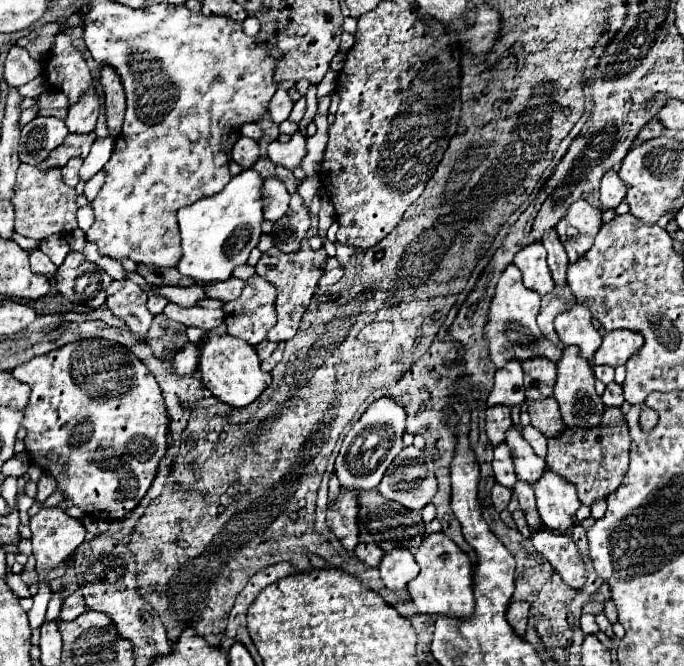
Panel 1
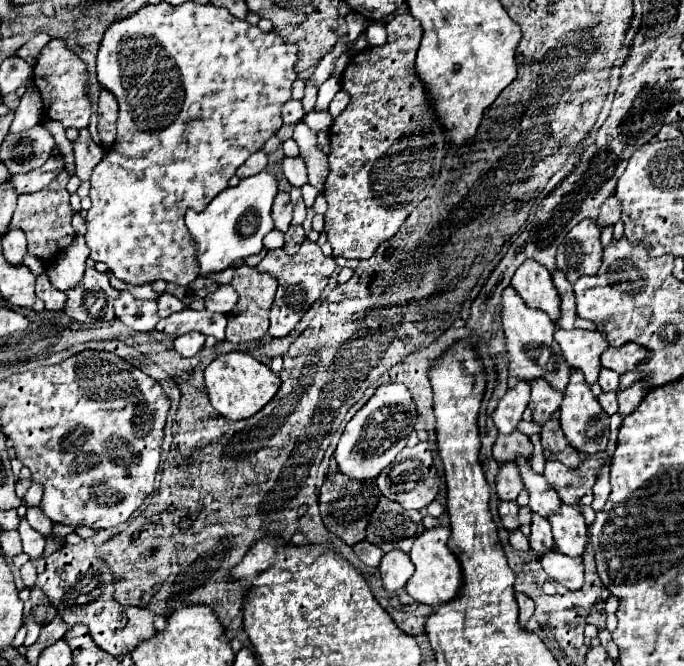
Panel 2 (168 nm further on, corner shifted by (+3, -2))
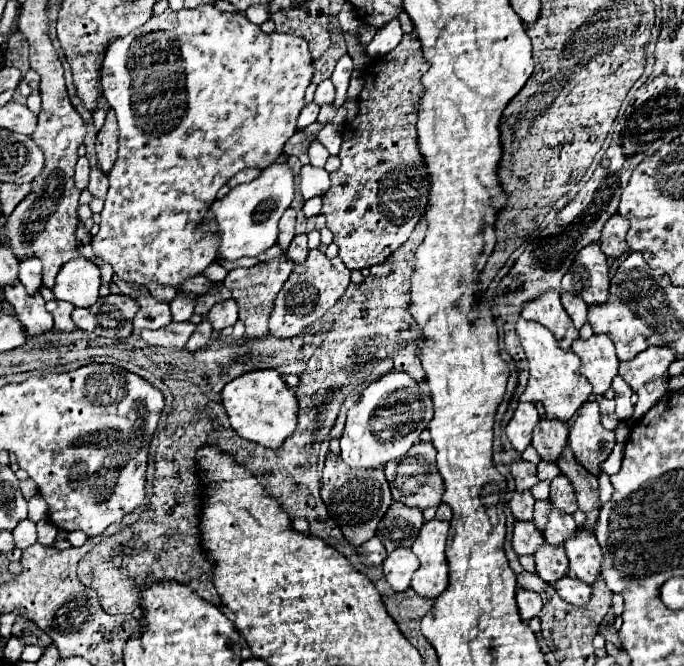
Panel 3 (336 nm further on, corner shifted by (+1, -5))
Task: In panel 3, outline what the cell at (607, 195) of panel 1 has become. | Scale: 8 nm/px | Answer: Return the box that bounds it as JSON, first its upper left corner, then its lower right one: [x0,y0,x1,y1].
[600,214,630,258]

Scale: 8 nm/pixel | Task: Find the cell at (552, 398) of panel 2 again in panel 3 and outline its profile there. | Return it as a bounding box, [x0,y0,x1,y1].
[532,418,568,462]

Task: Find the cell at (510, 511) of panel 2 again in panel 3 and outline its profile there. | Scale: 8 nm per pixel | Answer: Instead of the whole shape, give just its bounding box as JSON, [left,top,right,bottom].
[512,520,544,554]

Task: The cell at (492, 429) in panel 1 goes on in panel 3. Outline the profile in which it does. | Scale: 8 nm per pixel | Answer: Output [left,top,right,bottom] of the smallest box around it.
[510,458,538,492]

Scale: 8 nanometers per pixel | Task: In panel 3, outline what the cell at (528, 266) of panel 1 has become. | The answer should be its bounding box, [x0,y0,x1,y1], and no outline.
[522,290,578,348]

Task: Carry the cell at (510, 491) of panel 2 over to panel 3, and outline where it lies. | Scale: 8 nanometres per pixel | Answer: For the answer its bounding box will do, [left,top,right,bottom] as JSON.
[508,490,534,520]

